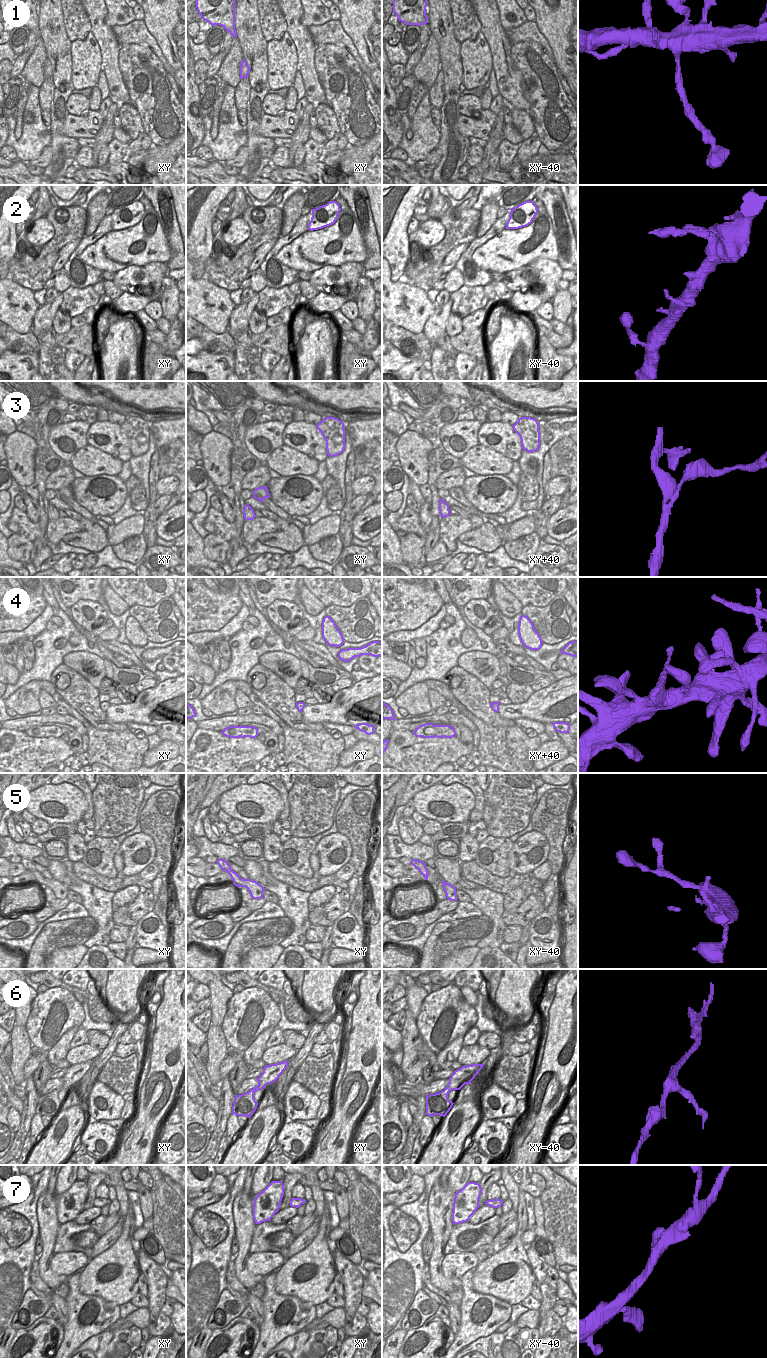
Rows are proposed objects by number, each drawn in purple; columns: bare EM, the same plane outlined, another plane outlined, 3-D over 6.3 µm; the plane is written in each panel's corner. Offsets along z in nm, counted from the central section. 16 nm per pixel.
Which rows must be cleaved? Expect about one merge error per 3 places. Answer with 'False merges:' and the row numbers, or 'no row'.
False merges: 1

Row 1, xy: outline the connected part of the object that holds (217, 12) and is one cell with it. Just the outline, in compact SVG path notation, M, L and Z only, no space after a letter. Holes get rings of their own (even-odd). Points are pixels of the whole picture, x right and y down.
M196 0L196 8L203 20L212 26L220 25L226 31L236 31L235 29L235 0Z

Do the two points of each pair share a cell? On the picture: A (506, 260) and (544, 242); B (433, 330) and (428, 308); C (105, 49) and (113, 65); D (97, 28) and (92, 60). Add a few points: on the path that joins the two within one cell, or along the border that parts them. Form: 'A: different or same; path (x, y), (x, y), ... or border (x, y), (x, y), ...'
A: same; path (515, 255), (526, 254), (535, 248)
B: different; border (436, 305), (435, 311), (425, 323), (422, 331)
C: same; path (109, 53), (110, 61)
D: different; border (90, 31), (99, 47), (101, 61)

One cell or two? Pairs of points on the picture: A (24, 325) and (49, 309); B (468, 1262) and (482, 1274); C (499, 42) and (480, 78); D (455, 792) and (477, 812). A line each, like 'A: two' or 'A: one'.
A: two
B: two
C: two
D: two

